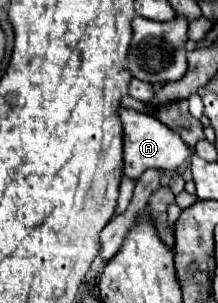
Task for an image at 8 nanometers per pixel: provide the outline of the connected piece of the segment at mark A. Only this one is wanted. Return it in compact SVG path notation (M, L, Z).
M120 109L122 125L124 125L124 175L130 179L138 179L146 169L158 171L176 171L180 165L190 161L196 151L178 139L178 133L158 121L154 115L138 113L132 109Z

